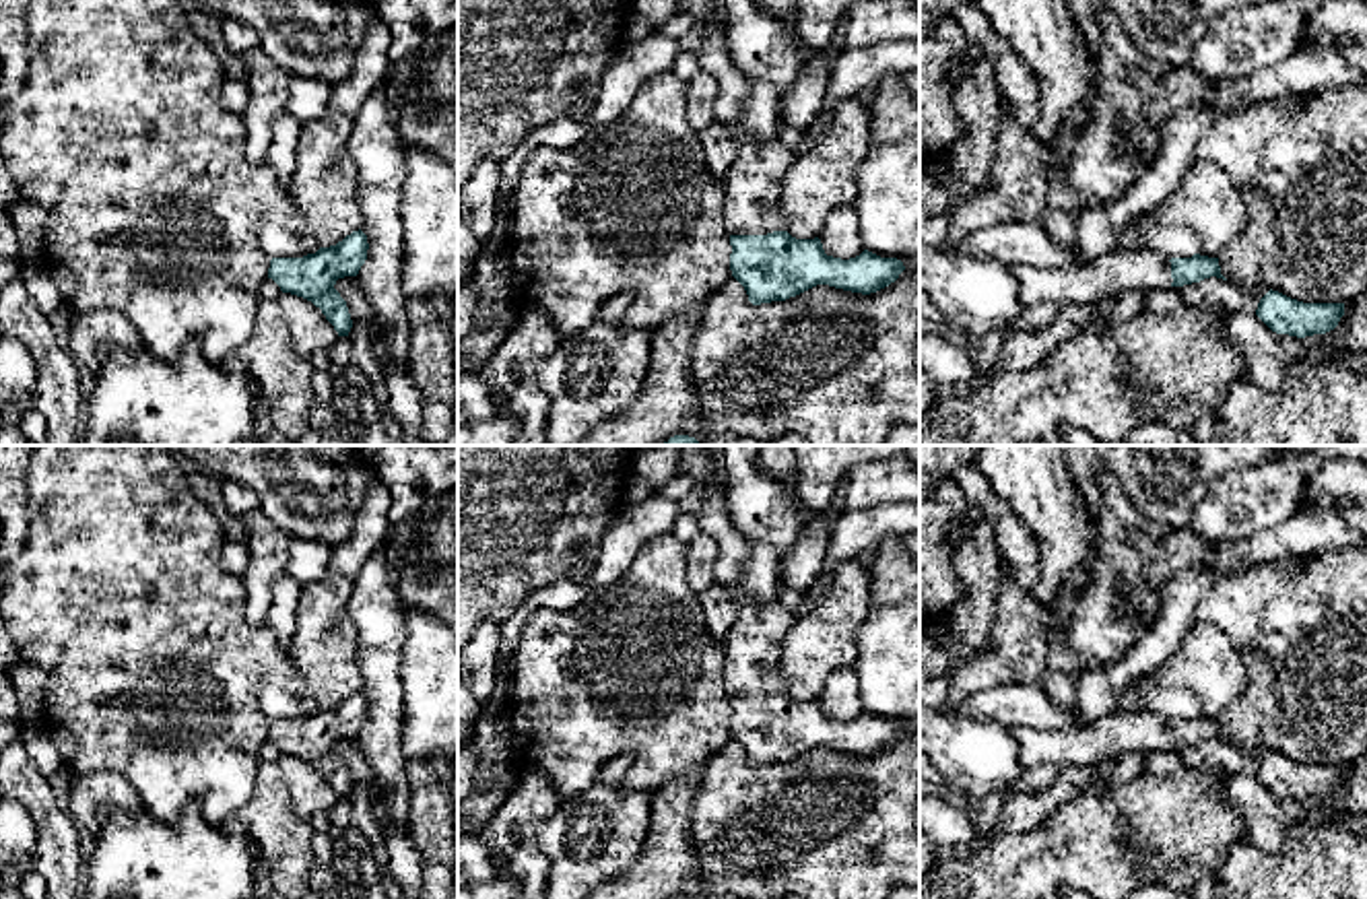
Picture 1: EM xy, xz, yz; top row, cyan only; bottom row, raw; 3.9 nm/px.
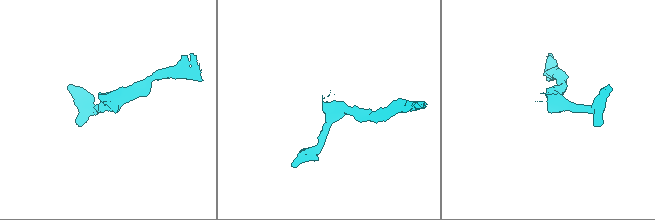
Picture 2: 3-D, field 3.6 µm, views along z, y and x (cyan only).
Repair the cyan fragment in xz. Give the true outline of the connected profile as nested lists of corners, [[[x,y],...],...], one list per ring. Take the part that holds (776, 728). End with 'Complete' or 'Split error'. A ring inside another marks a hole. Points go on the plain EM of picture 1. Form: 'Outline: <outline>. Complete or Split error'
Outline: [[[701,491],[697,511],[701,532],[720,546],[715,584],[736,600],[736,621],[724,635],[724,685],[730,695],[730,732],[753,767],[786,763],[816,746],[870,757],[899,740],[905,732],[897,720],[880,720],[868,711],[841,722],[827,718],[819,699],[796,701],[786,693],[779,668],[786,635],[796,617],[777,602],[753,606],[742,592],[746,540],[730,526],[724,499]]]. Split error

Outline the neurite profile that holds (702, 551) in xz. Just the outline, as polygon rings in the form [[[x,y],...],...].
[[[699,532],[687,542],[687,579],[691,590],[701,592],[715,586],[718,555],[718,540],[705,532]]]

